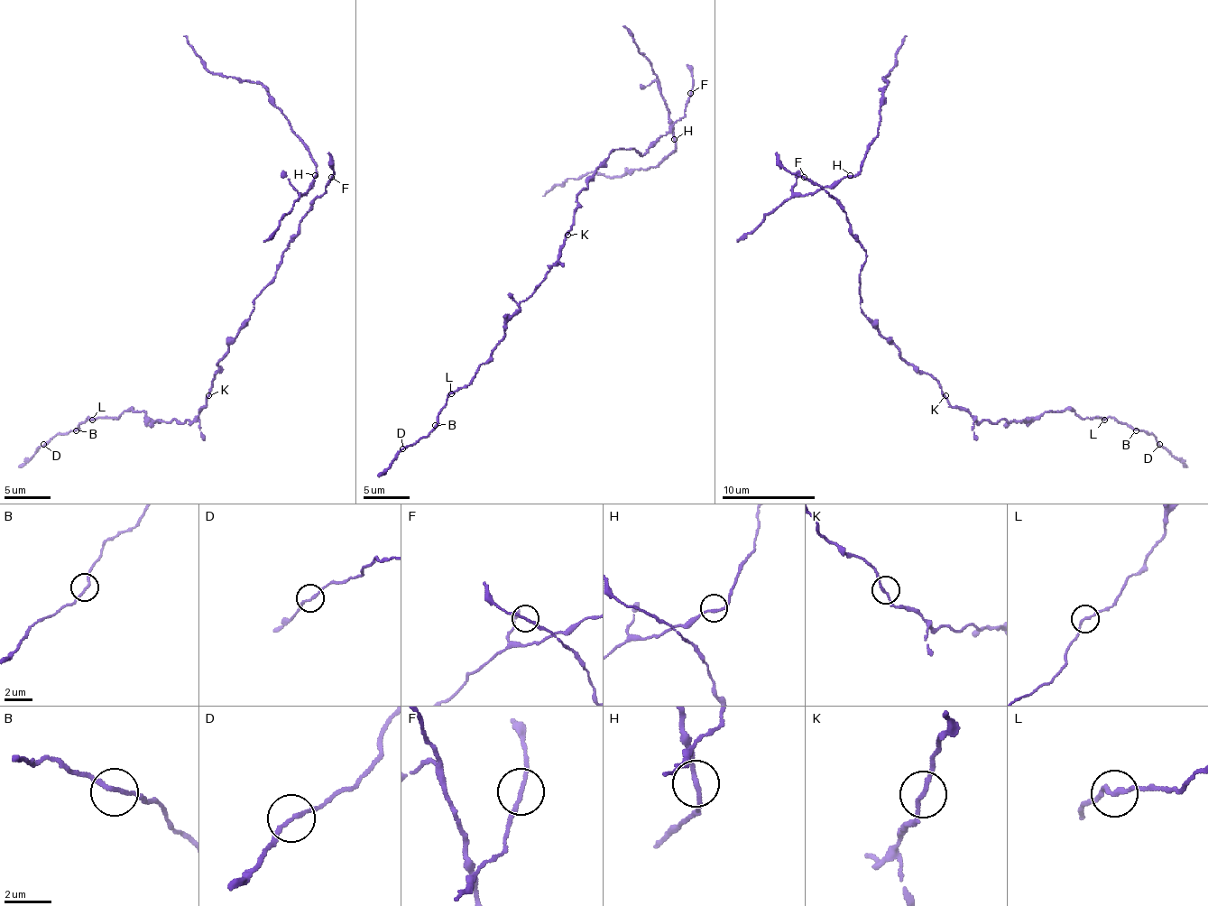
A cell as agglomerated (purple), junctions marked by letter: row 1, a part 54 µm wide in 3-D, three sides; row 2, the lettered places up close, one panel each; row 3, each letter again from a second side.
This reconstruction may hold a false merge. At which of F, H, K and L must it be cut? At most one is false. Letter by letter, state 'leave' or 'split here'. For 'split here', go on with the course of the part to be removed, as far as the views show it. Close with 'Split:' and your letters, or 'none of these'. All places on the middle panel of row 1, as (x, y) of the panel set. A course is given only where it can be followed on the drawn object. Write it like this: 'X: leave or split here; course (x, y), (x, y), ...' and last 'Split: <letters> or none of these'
F: leave
H: leave
K: leave
L: leave
Split: none of these

